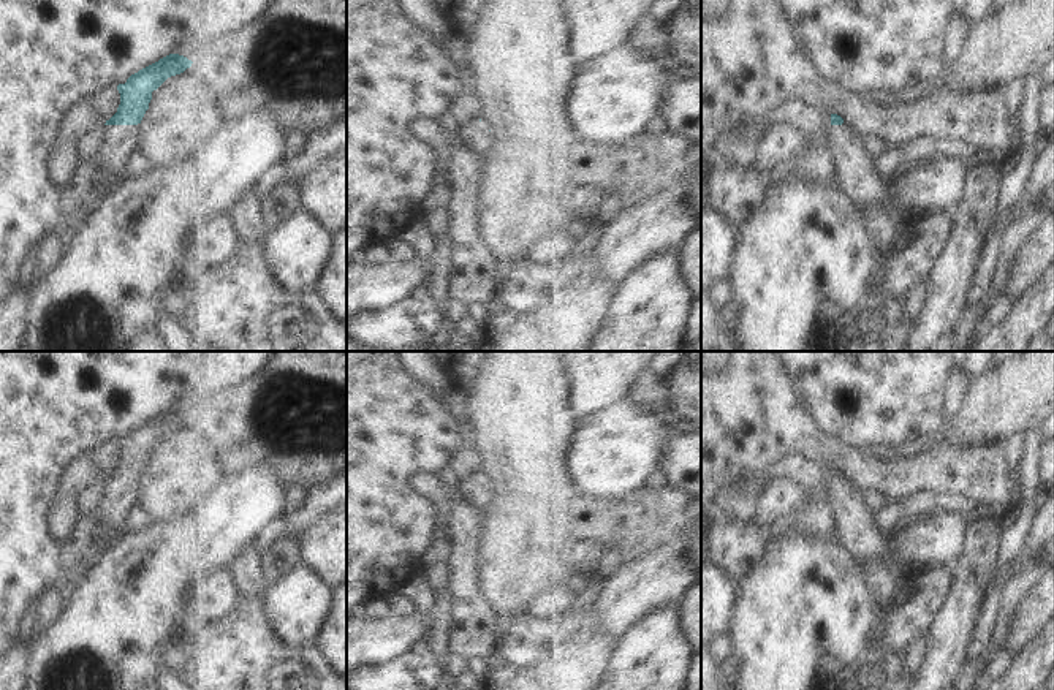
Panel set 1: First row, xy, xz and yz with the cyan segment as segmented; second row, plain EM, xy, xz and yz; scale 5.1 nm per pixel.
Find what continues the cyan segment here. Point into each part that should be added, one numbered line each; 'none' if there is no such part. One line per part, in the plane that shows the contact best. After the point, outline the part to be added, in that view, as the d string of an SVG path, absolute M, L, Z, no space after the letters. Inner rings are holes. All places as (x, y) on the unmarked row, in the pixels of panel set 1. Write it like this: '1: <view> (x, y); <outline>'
1: xy (117, 496); M104 480L103 495L92 516L112 543L123 532L127 510L136 502L136 480Z

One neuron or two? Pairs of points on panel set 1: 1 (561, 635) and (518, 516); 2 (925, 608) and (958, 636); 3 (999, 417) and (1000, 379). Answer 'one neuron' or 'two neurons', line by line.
1: two neurons
2: two neurons
3: one neuron

